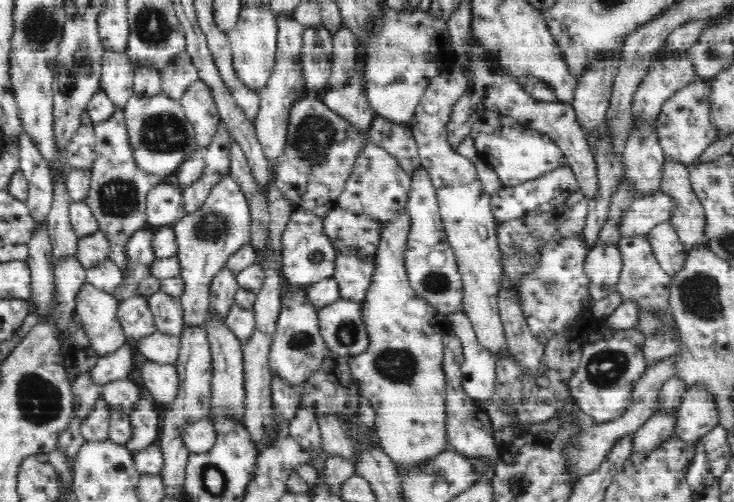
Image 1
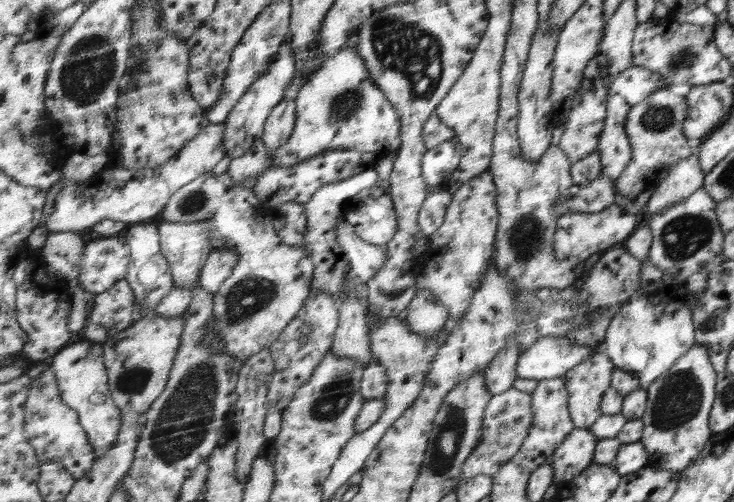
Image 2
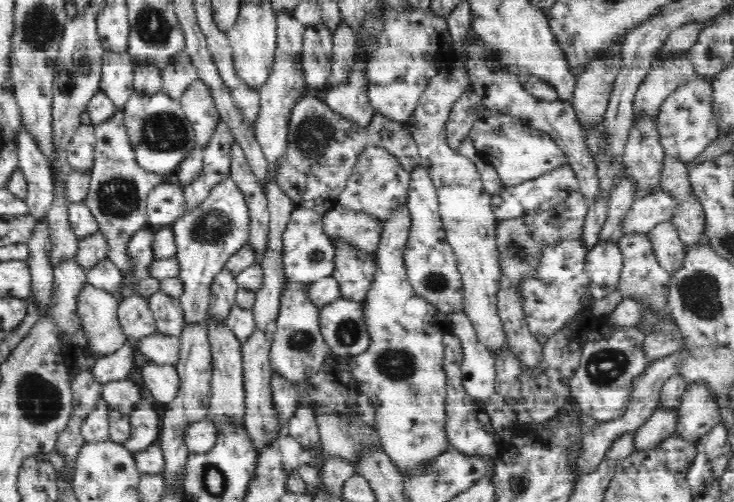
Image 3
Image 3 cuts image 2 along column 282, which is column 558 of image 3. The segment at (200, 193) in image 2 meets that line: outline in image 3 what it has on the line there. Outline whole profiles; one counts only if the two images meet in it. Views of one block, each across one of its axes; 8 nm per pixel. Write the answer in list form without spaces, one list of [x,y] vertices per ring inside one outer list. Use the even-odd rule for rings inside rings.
[[[582,236],[560,240],[560,242],[550,242],[548,246],[544,246],[539,258],[539,264],[535,268],[537,274],[532,277],[526,276],[518,282],[518,293],[522,299],[522,309],[525,315],[525,323],[532,333],[532,336],[538,343],[545,344],[550,341],[554,335],[562,333],[567,326],[580,326],[579,315],[585,309],[583,302],[587,300],[590,280],[584,268],[587,257],[588,247],[584,243]]]

